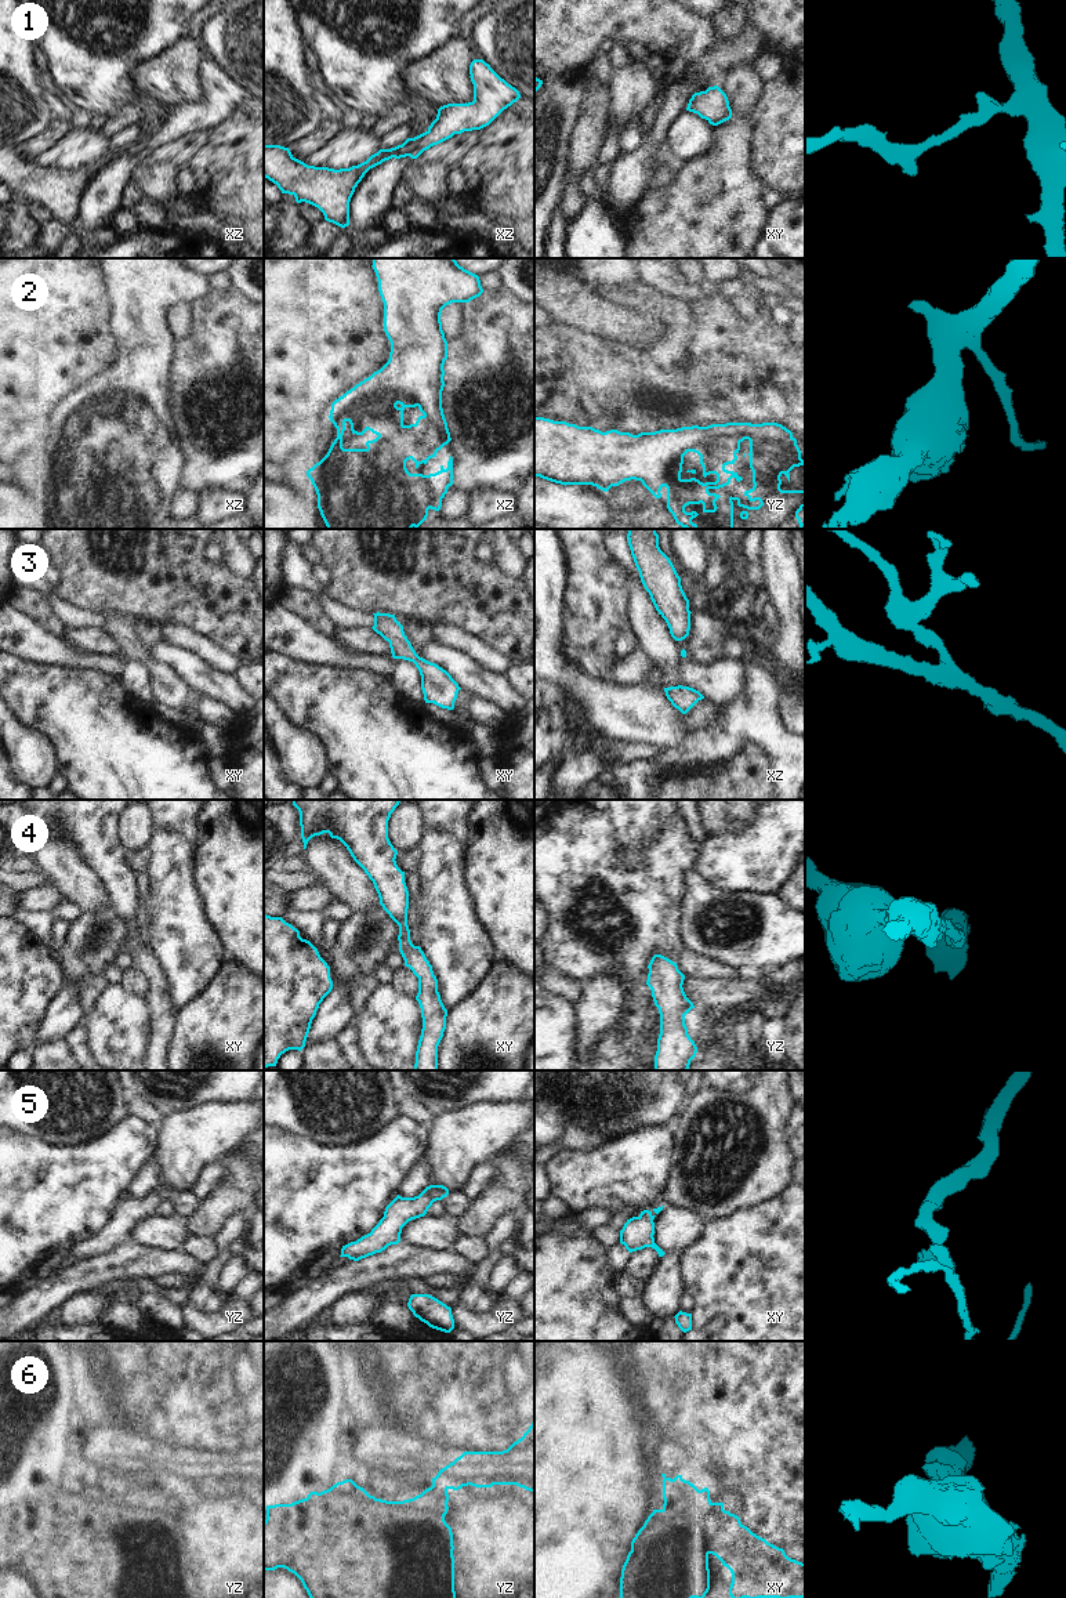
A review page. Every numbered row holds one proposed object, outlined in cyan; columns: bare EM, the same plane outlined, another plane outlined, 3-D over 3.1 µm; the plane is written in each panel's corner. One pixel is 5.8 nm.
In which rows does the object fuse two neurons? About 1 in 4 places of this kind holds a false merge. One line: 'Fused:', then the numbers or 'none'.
Fused: 6

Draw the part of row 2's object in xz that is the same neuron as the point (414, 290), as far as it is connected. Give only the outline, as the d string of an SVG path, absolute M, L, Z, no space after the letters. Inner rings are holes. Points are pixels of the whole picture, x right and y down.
M373 258L373 269L378 280L378 291L384 302L384 331L391 343L388 362L331 403L330 421L337 428L337 438L327 454L307 471L316 494L318 508L327 529L411 529L418 528L428 517L428 510L439 511L442 499L453 485L453 457L447 468L440 465L435 474L410 474L406 461L413 460L416 468L447 445L452 438L442 409L445 387L443 365L447 359L447 341L442 330L442 309L452 302L469 302L483 293L479 276L464 269L454 258ZM418 407L423 413L414 424L403 424L403 410ZM345 423L352 434L363 435L367 430L377 435L366 442L366 449L344 449Z

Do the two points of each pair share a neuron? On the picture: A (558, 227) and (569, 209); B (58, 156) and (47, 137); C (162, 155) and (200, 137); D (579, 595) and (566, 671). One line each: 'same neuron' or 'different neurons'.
A: different neurons
B: different neurons
C: same neuron
D: different neurons

